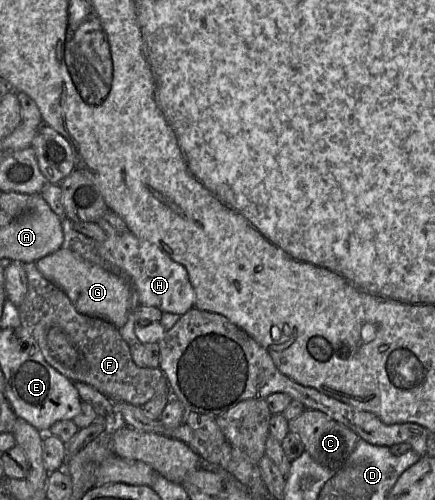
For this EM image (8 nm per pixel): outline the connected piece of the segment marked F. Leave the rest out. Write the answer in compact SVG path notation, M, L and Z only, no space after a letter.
M34 263L24 264L27 292L18 307L21 328L36 341L46 362L73 382L86 383L113 402L142 407L156 395L171 394L159 367L137 367L127 343L110 322L80 314L62 289L44 278Z

